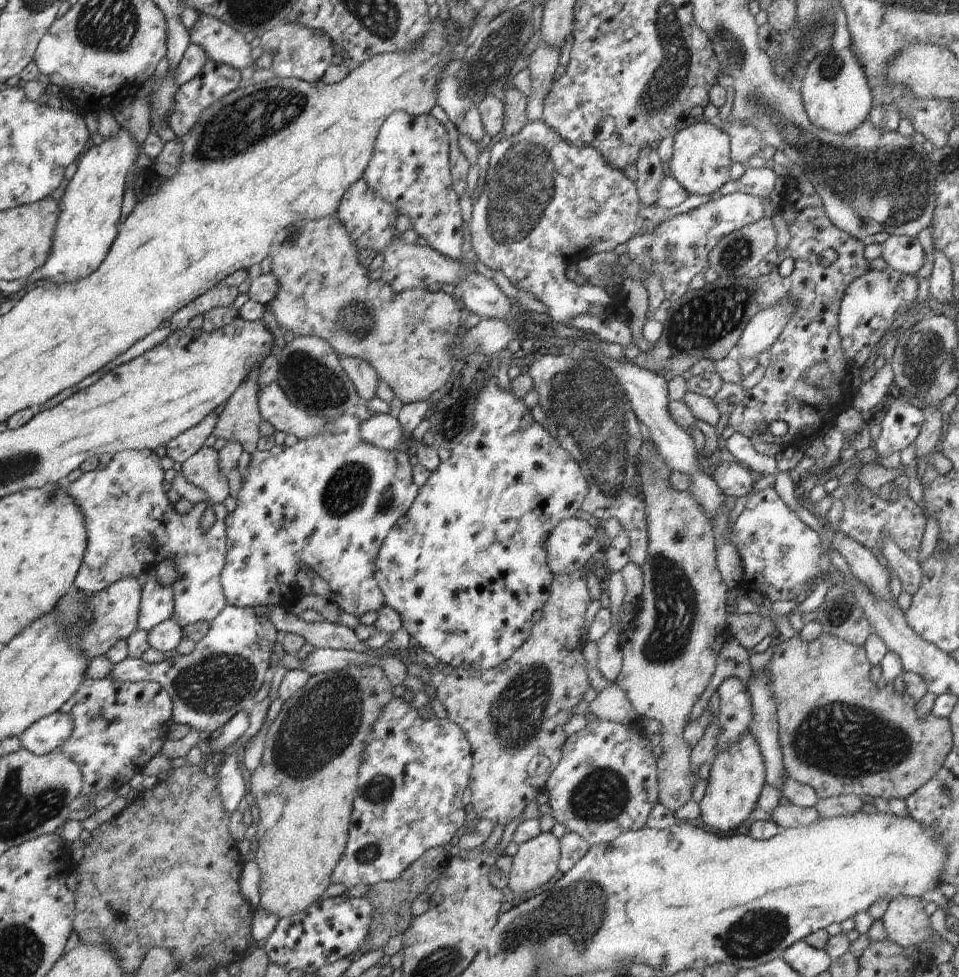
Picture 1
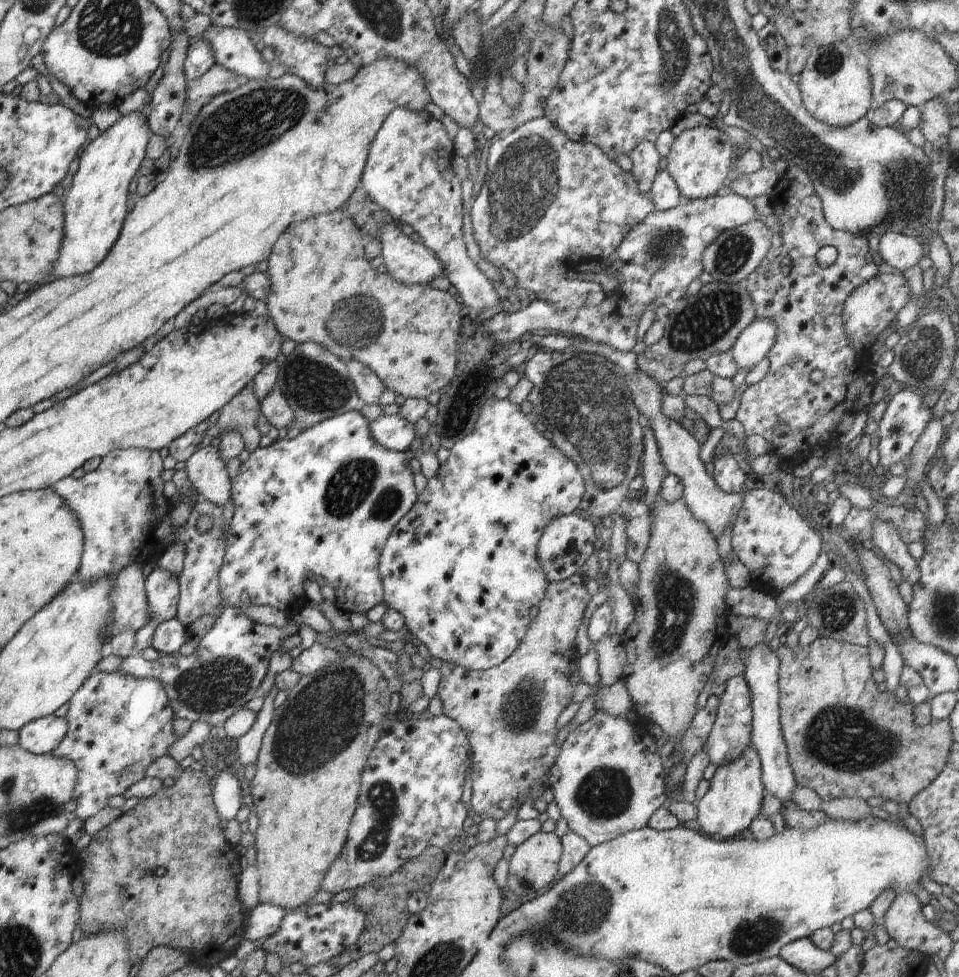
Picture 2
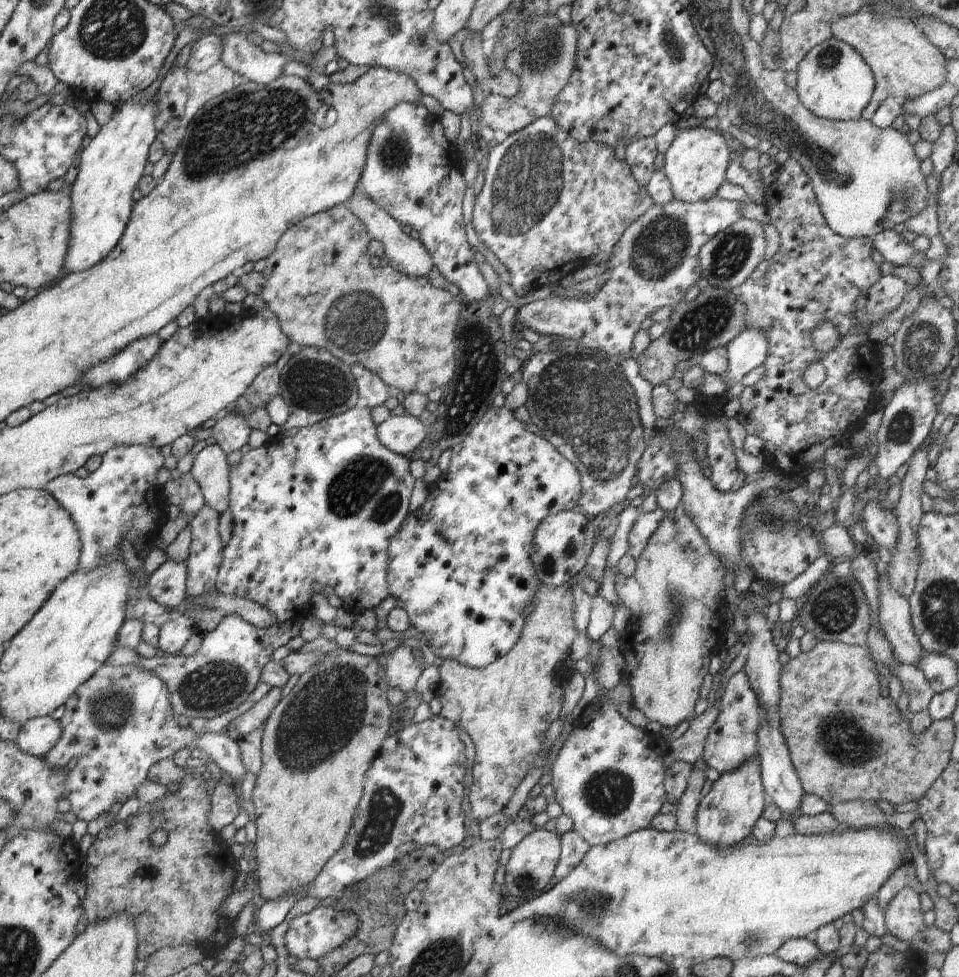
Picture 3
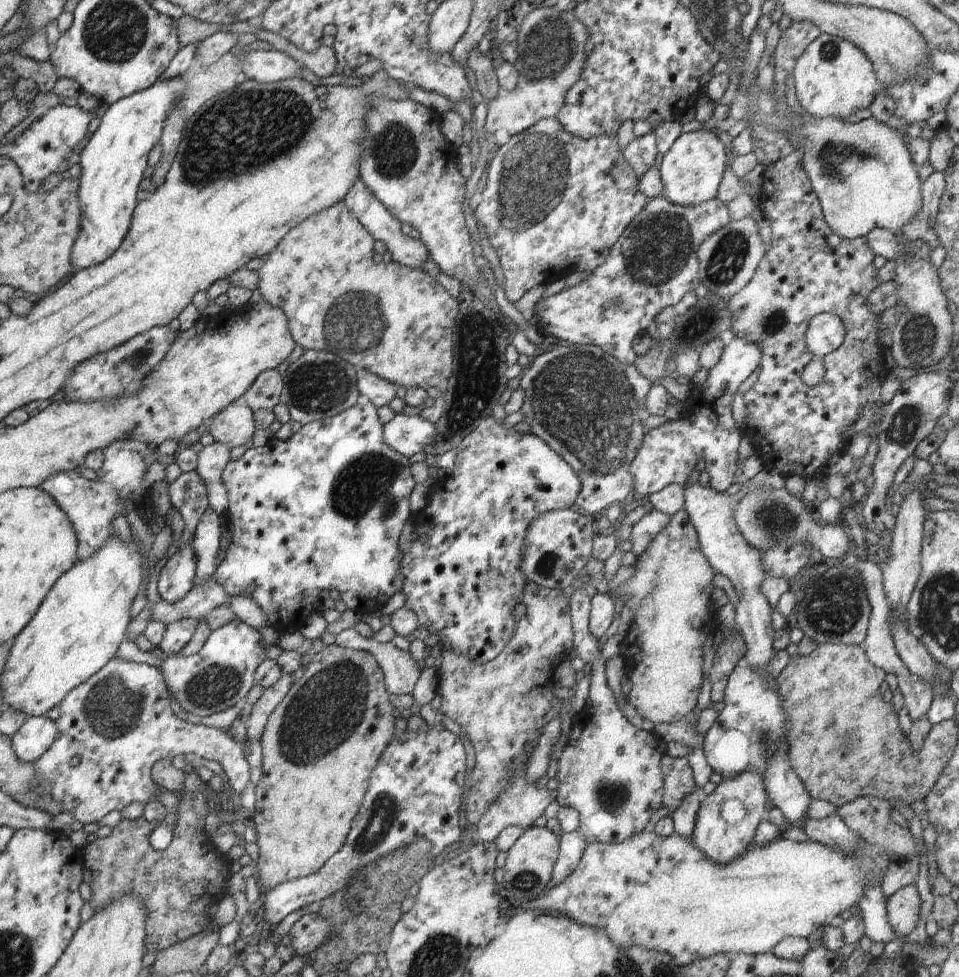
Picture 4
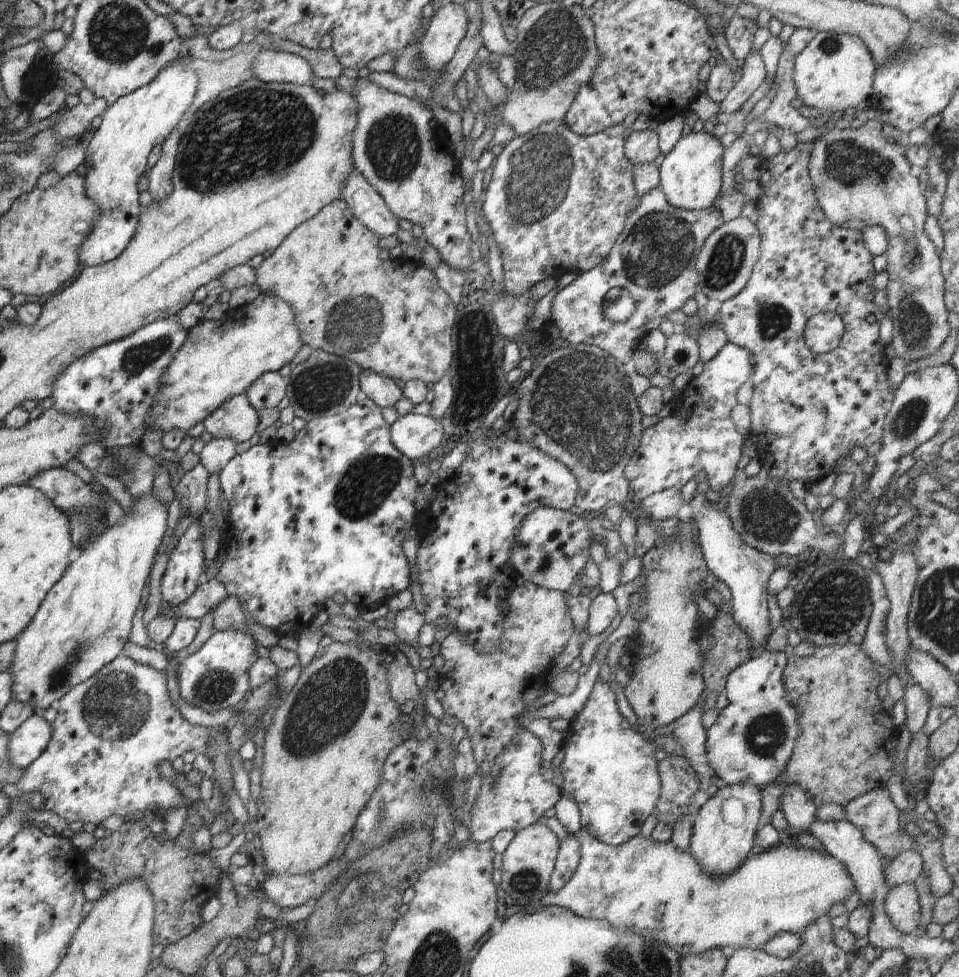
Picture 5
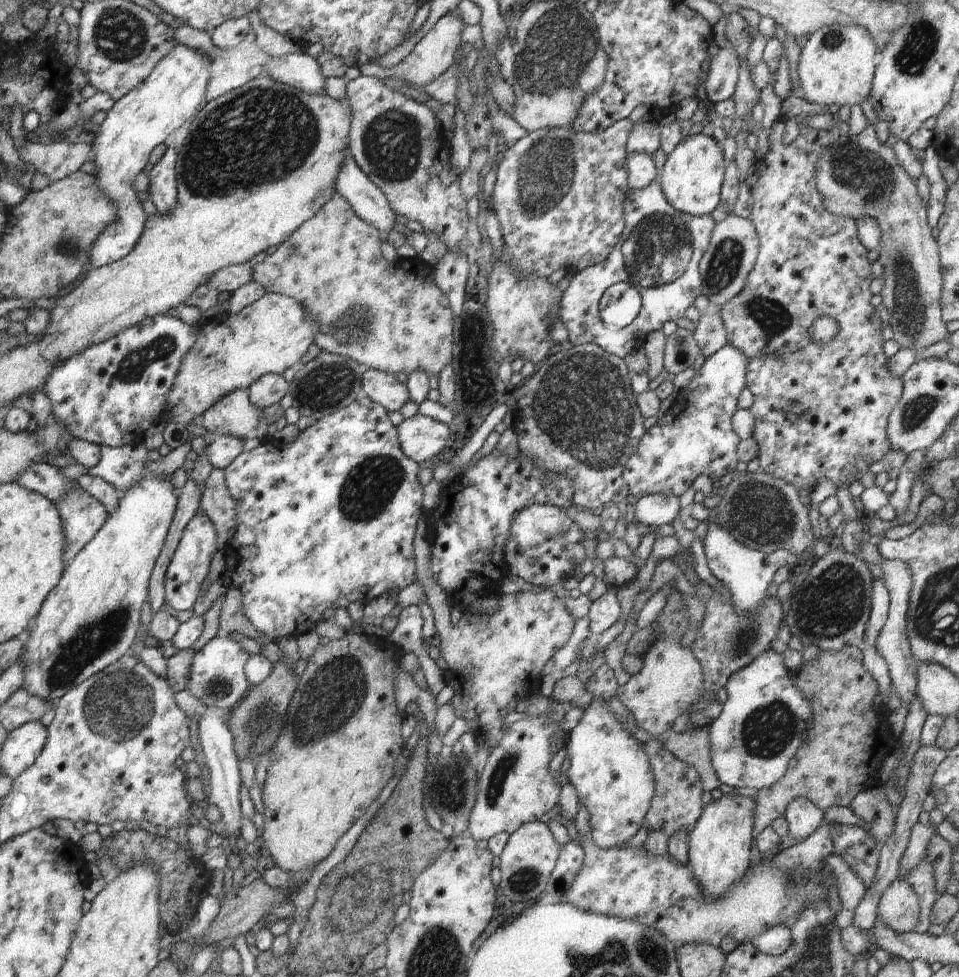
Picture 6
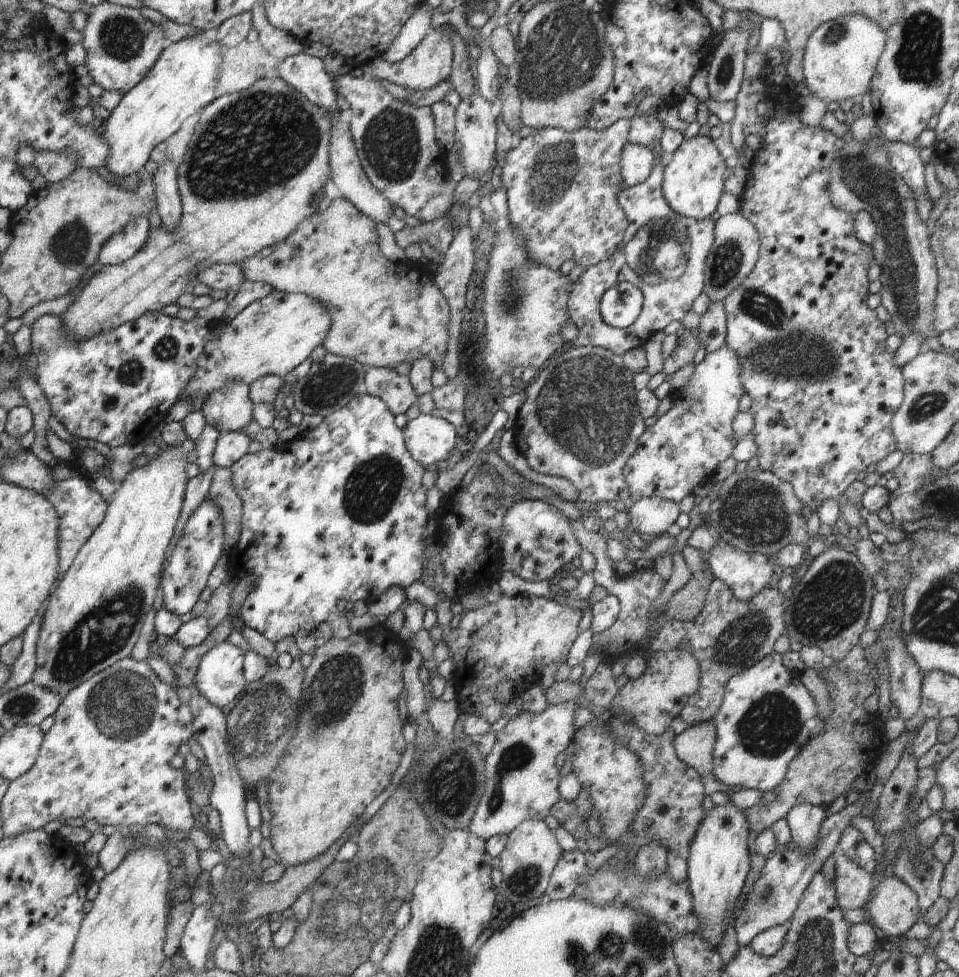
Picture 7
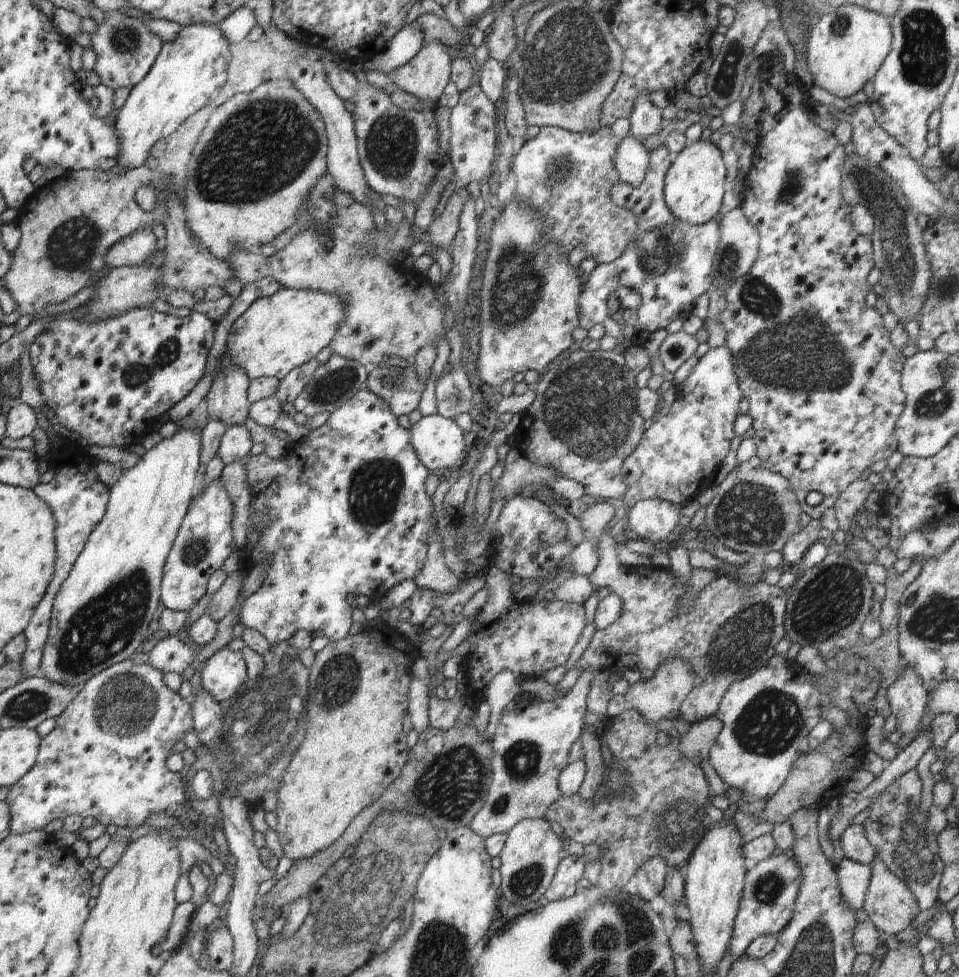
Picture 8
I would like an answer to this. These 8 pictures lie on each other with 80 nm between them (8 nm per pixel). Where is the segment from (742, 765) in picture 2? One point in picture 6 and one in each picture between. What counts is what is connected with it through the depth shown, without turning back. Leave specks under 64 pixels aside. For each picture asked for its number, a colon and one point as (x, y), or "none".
3: (726, 815)
4: (726, 822)
5: (724, 830)
6: (719, 844)

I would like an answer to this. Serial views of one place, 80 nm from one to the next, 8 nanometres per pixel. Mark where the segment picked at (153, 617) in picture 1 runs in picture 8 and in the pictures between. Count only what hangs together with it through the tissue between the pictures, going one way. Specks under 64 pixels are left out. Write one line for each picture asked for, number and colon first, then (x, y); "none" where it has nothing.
2: (162, 589)
3: (167, 585)
4: (175, 581)
5: (180, 579)
6: (188, 567)
7: (198, 548)
8: (204, 540)

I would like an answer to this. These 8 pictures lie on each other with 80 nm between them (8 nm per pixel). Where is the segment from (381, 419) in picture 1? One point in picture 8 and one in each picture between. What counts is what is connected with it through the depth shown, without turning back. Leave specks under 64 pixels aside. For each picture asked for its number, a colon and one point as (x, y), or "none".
2: (393, 432)
3: (400, 434)
4: (408, 435)
5: (415, 436)
6: (421, 438)
7: (429, 439)
8: (439, 443)

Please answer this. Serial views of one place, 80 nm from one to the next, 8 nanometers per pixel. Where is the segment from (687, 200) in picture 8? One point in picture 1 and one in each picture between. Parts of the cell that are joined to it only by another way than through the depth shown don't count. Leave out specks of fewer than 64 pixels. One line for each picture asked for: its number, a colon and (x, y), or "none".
1: (701, 159)
2: (699, 161)
3: (695, 164)
4: (691, 172)
5: (691, 174)
6: (692, 177)
7: (693, 180)

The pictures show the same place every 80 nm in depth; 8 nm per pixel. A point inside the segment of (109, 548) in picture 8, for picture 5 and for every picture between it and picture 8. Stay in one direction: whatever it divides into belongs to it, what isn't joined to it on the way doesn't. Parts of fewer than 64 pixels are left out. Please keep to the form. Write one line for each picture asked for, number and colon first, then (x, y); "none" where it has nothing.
5: (83, 623)
6: (90, 619)
7: (93, 618)

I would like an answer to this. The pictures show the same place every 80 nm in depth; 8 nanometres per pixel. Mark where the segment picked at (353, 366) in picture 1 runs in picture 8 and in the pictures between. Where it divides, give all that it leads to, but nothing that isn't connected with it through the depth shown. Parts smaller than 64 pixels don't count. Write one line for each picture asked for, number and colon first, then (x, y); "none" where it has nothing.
2: (369, 387)
3: (370, 387)
4: (380, 392)
5: (383, 391)
6: (385, 389)
7: (395, 390)
8: (401, 388)

